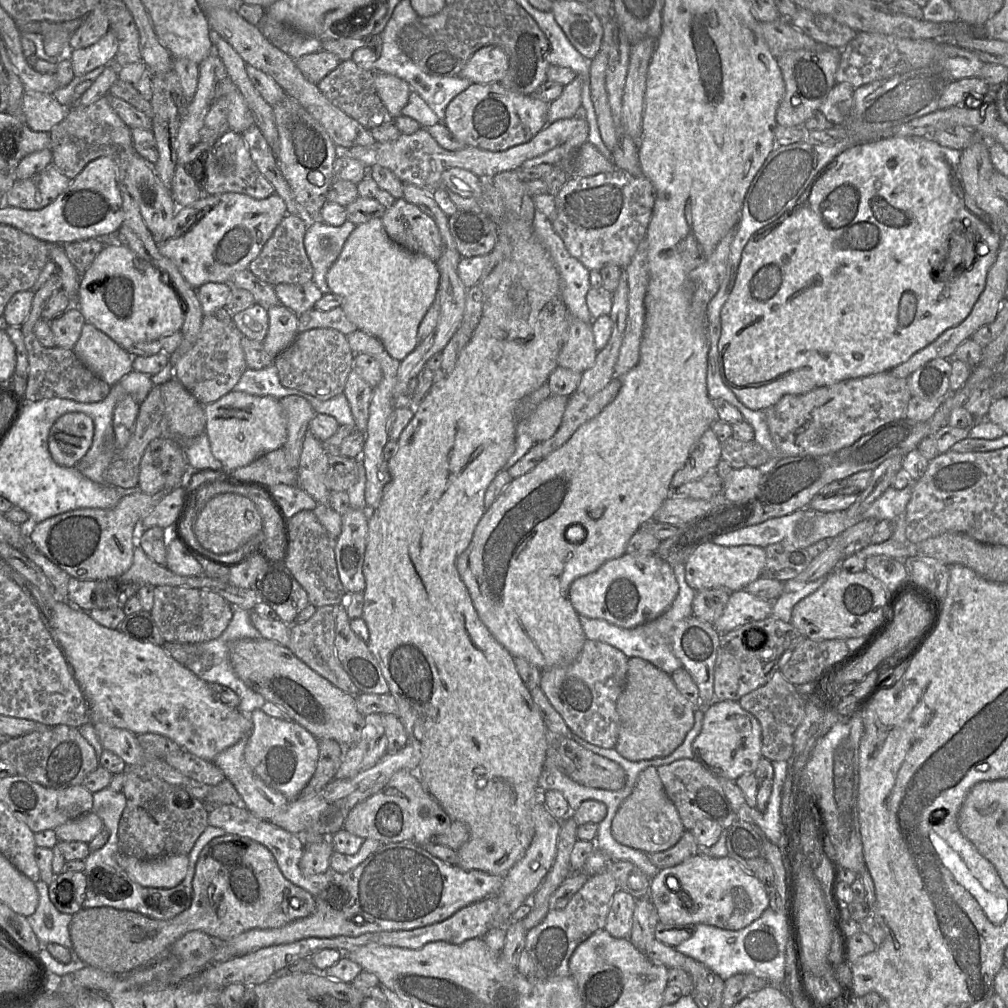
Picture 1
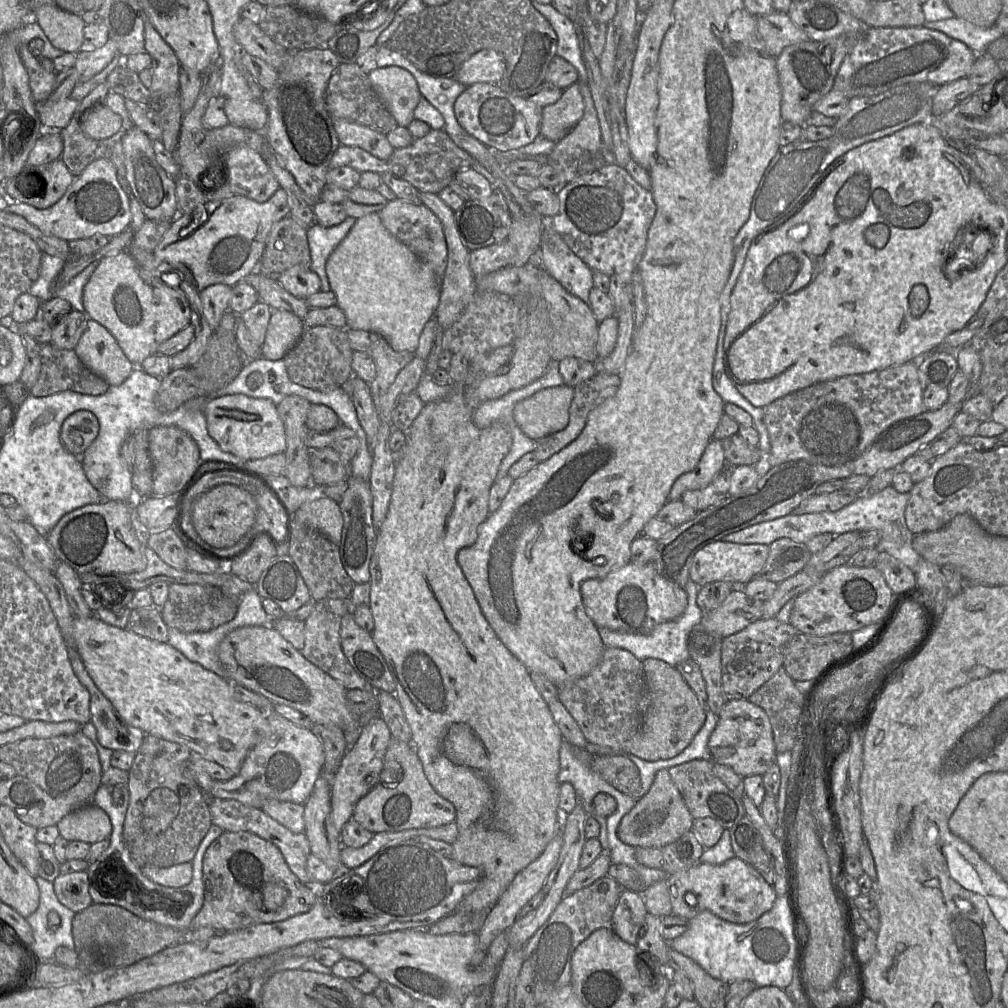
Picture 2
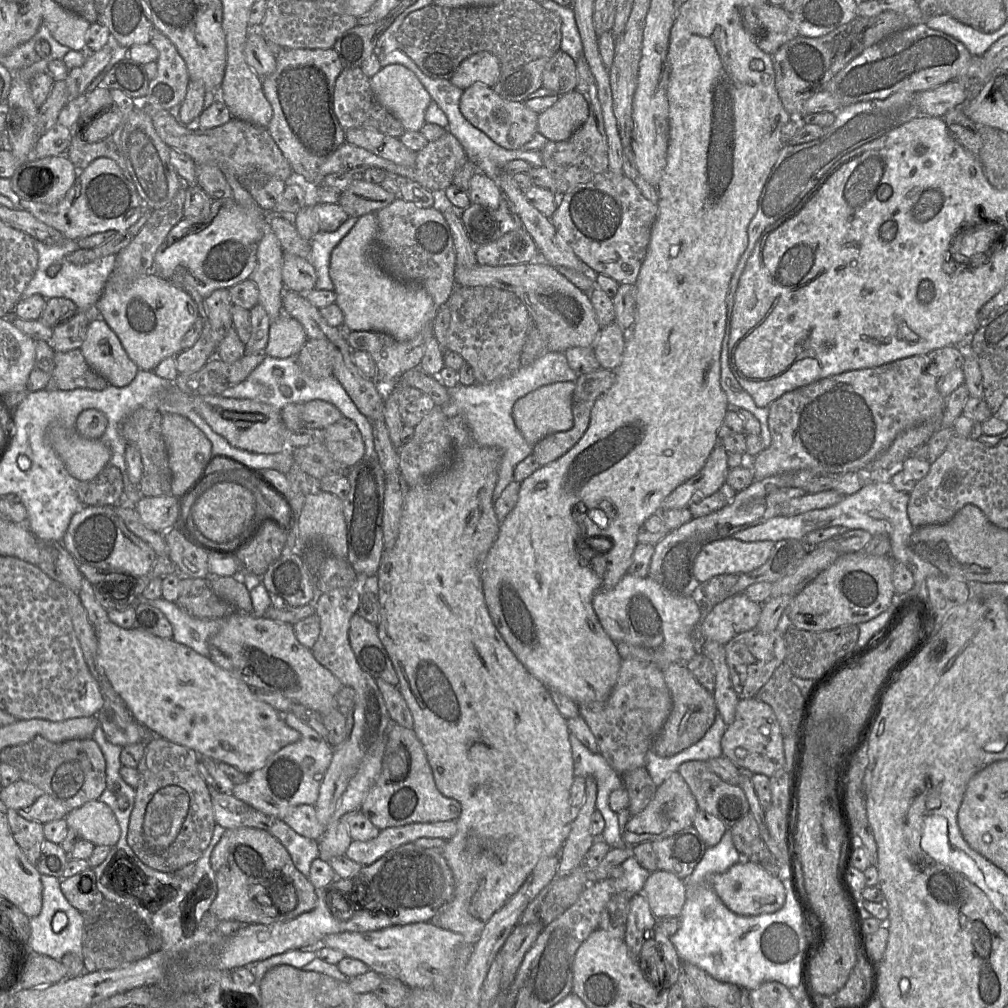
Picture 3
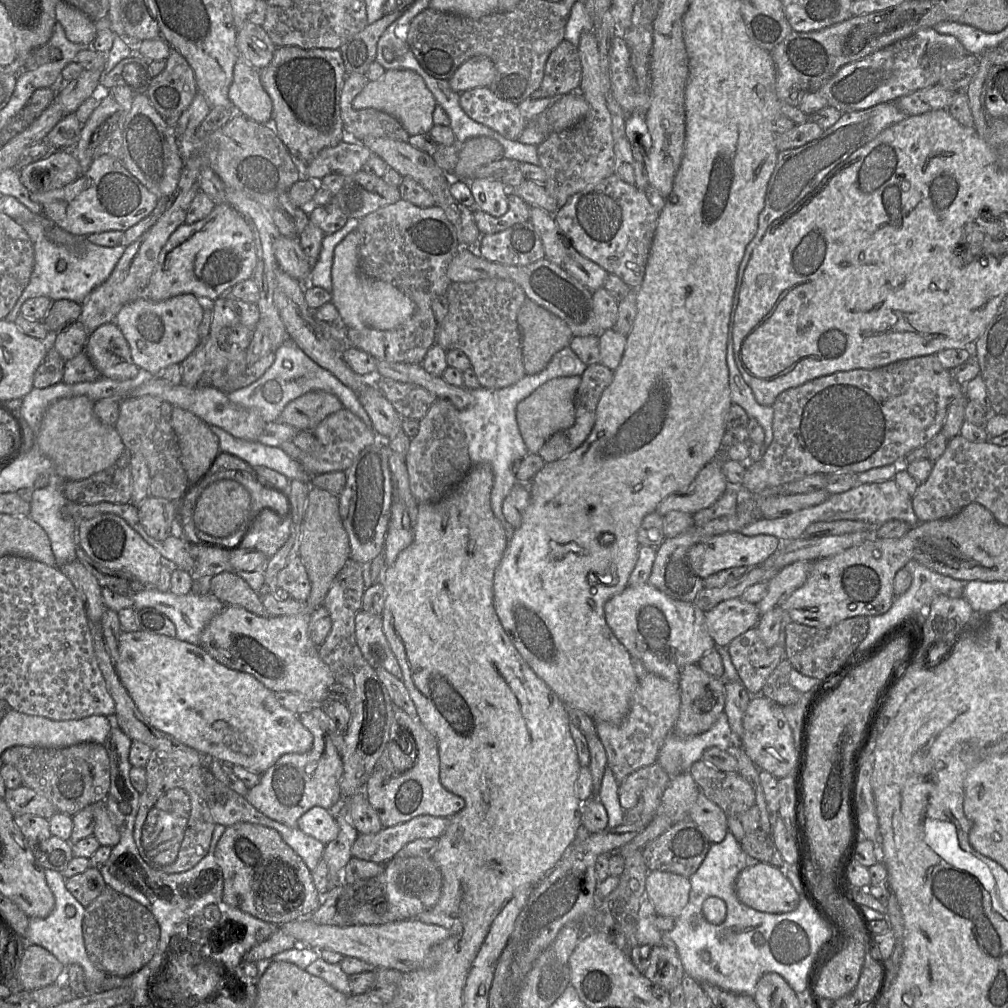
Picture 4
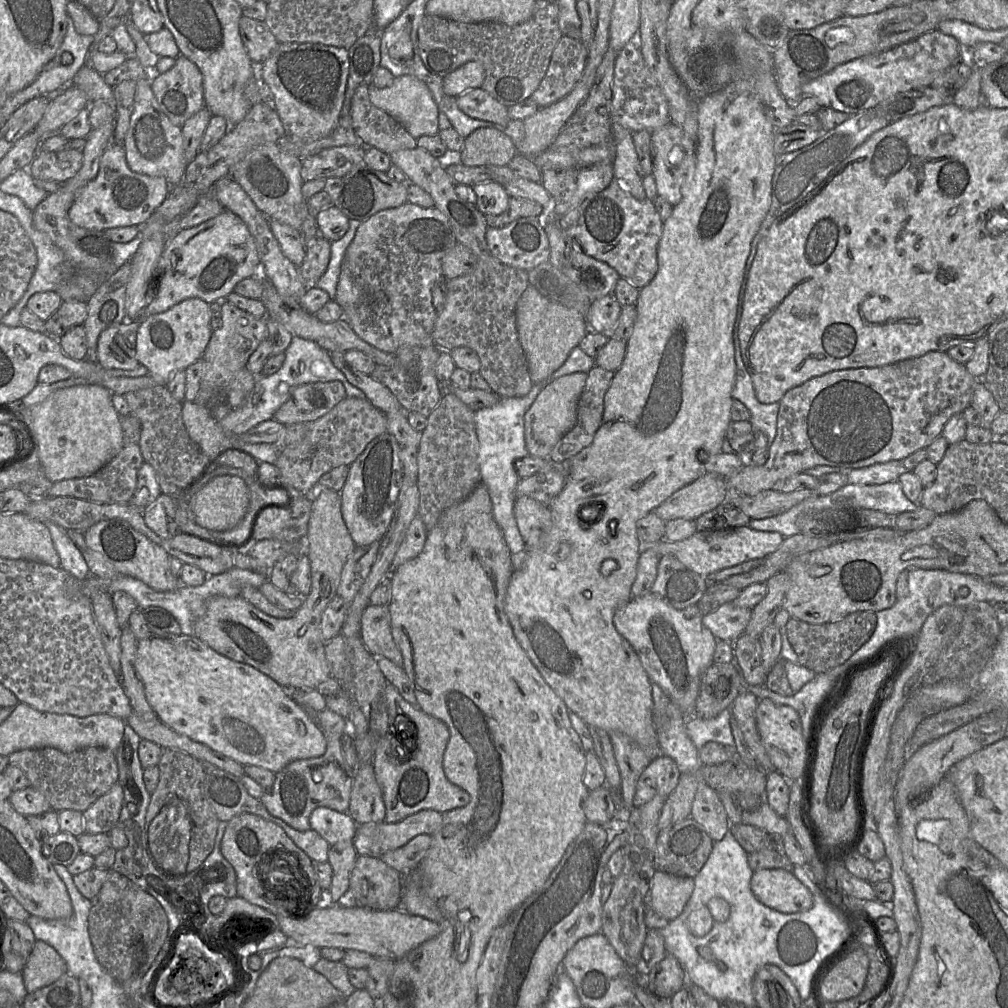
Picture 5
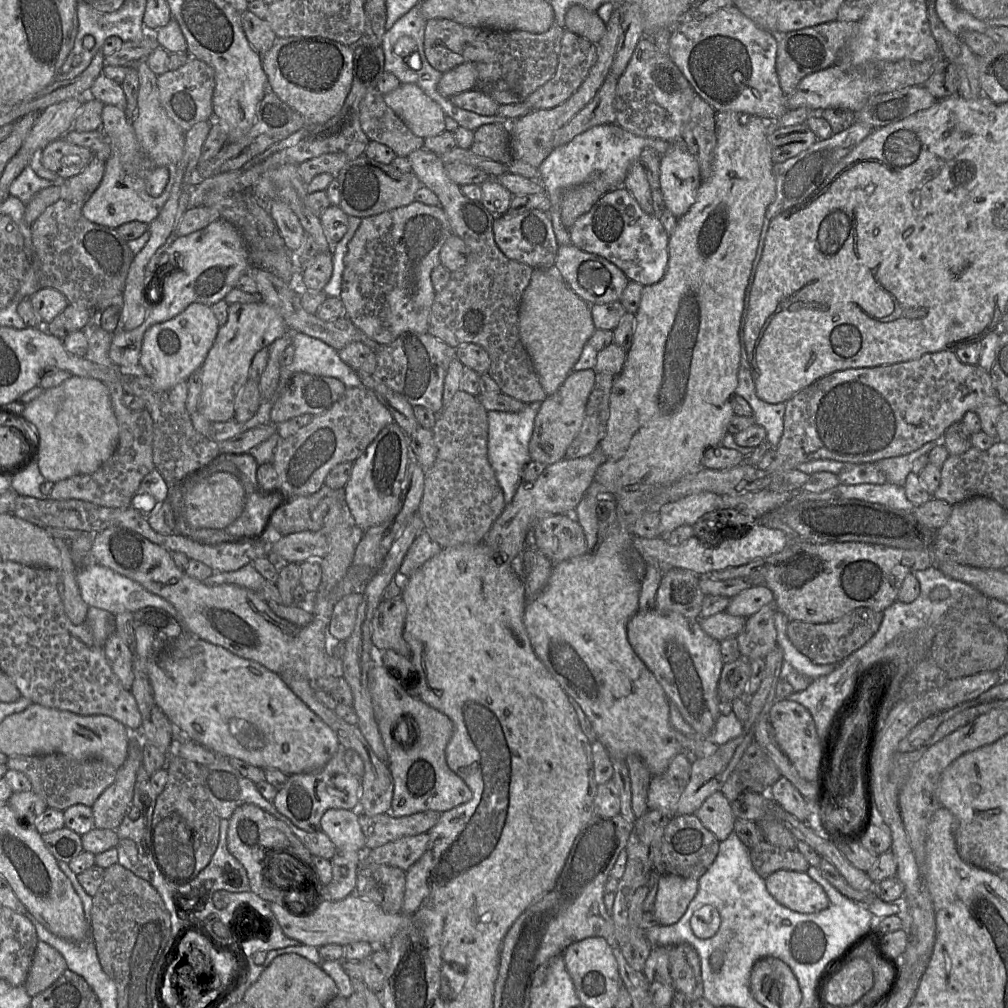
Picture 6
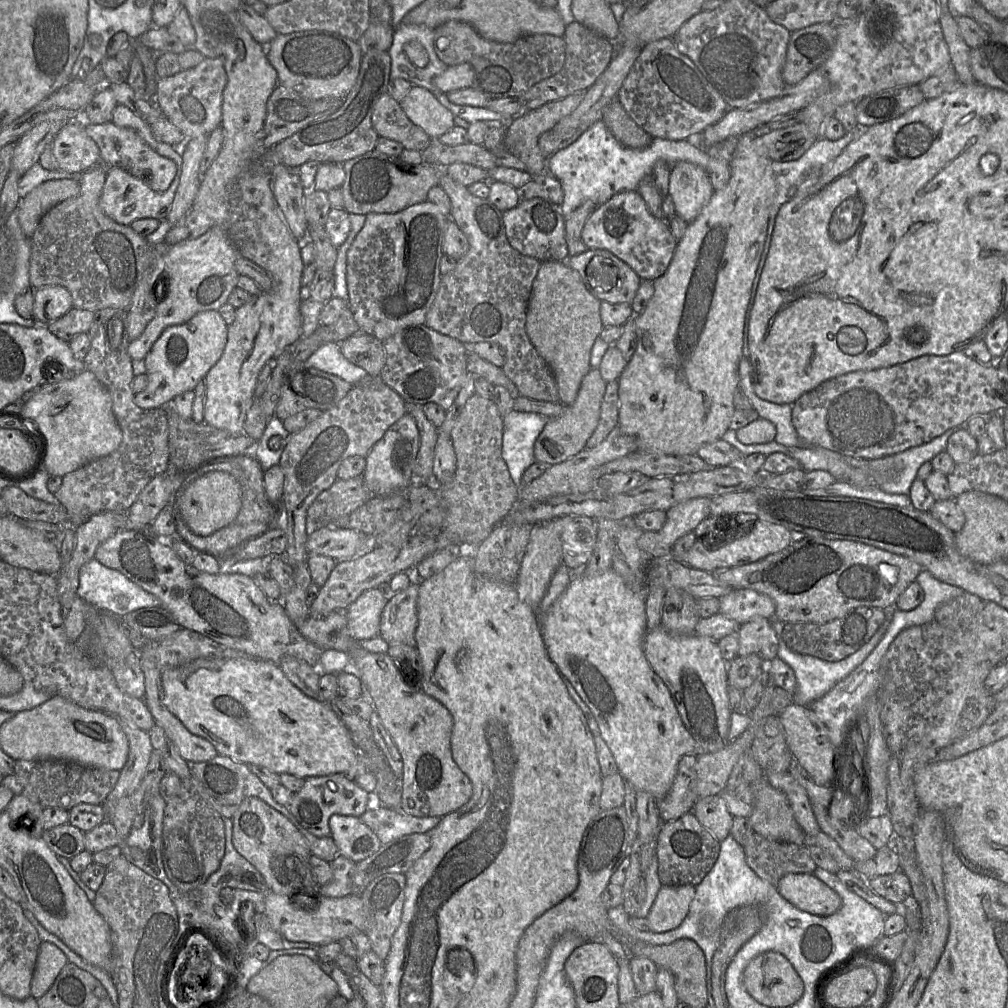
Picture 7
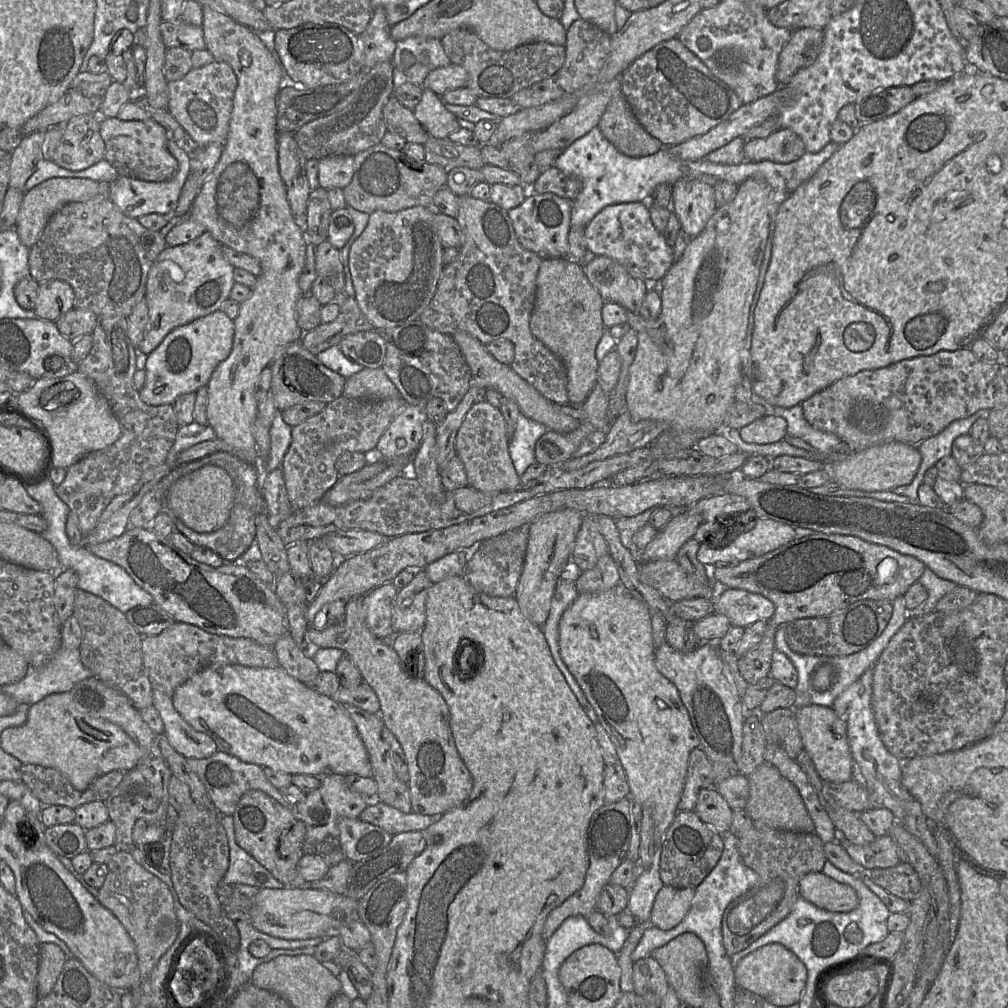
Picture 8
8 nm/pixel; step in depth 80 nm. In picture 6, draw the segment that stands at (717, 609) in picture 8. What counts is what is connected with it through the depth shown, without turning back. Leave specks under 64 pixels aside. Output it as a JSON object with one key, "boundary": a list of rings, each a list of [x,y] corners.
{"boundary":[[[753,585],[730,598],[725,611],[734,616],[748,618],[773,601],[774,596],[769,588],[763,585]]]}

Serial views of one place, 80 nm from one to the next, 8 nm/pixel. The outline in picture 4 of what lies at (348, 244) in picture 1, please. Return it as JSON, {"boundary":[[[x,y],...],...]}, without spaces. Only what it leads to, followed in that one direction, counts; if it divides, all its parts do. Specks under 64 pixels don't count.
{"boundary":[[[357,228],[349,233],[334,250],[332,265],[332,300],[340,314],[340,322],[347,328],[376,328],[390,330],[406,322],[414,313],[414,302],[392,284],[364,277],[359,268],[360,233]]]}

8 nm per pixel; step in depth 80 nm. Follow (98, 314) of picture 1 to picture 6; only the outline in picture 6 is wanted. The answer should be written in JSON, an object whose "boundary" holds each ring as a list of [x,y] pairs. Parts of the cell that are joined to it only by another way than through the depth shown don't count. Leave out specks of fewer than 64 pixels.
{"boundary":[[[191,303],[174,318],[157,323],[145,332],[139,364],[143,366],[146,375],[158,389],[169,391],[178,383],[187,382],[189,376],[202,366],[219,328],[210,306]]]}

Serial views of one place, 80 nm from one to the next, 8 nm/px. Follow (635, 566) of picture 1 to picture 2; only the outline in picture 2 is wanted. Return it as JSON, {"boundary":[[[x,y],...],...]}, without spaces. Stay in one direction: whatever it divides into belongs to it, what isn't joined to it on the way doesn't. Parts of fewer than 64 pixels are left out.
{"boundary":[[[629,562],[604,578],[585,580],[580,586],[580,593],[585,612],[597,627],[644,635],[651,633],[657,625],[681,616],[688,603],[684,589],[660,575],[653,562],[644,565],[635,565]]]}

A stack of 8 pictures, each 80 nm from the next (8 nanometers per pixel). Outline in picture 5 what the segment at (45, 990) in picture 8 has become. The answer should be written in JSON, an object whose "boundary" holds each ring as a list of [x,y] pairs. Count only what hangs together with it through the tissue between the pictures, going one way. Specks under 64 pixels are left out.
{"boundary":[[[36,940],[21,975],[28,993],[49,986],[67,972],[67,964],[51,945]]]}

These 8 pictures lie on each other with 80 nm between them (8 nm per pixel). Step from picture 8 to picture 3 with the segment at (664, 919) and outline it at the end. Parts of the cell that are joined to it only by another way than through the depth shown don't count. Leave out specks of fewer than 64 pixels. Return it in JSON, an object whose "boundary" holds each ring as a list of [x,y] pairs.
{"boundary":[[[658,870],[651,872],[638,894],[646,897],[656,919],[679,917],[686,901],[686,885],[673,873]]]}

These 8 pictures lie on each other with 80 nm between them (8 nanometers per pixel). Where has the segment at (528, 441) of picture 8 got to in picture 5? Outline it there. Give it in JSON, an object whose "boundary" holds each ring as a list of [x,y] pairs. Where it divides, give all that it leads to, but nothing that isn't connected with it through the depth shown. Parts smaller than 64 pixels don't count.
{"boundary":[[[545,383],[533,384],[524,397],[500,397],[491,407],[475,411],[475,426],[479,442],[478,463],[482,482],[486,485],[493,508],[494,518],[502,530],[512,554],[521,557],[525,540],[521,536],[513,513],[516,500],[516,488],[520,481],[517,473],[517,461],[529,455],[524,434],[524,417]]]}

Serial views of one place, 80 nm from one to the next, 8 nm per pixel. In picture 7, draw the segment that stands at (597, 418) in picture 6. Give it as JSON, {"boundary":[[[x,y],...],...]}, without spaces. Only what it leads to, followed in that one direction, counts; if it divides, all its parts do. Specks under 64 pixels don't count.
{"boundary":[[[618,379],[606,383],[598,425],[586,442],[585,449],[600,444],[618,424],[619,384]]]}

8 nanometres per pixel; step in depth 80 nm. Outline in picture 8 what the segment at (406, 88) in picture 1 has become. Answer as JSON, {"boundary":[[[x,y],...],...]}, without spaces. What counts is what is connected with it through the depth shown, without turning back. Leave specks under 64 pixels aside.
{"boundary":[[[424,88],[422,97],[412,110],[426,132],[434,138],[447,138],[460,128],[458,118],[444,105],[440,96]]]}

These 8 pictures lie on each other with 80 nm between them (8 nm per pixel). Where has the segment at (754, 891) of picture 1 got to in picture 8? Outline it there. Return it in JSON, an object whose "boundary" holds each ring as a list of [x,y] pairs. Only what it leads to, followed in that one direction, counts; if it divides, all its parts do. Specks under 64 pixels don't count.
{"boundary":[[[822,872],[808,873],[798,885],[799,897],[830,912],[850,912],[858,905],[858,896],[849,885],[839,883]]]}

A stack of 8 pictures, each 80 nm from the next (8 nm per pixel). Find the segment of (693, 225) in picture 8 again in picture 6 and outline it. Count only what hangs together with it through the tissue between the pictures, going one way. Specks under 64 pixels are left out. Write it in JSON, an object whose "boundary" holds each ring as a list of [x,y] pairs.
{"boundary":[[[673,142],[660,159],[660,191],[666,208],[680,218],[695,201],[702,178],[697,159],[680,142]]]}

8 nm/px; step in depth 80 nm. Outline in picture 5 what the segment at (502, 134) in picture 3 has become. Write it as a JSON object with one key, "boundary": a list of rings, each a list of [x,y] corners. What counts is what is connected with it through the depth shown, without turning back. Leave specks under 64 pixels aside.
{"boundary":[[[482,88],[468,90],[456,97],[461,111],[471,118],[498,124],[504,128],[511,122],[508,107]]]}

